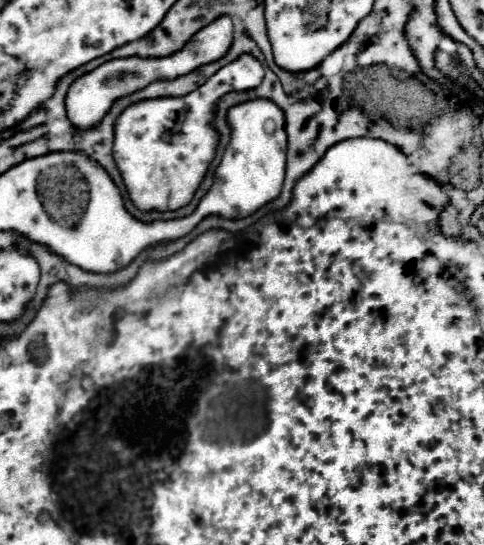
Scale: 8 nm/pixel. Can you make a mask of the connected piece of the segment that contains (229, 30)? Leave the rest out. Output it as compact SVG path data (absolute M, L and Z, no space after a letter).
M220 16L218 20L214 20L214 24L208 24L206 28L196 32L192 36L192 40L186 44L186 48L182 48L182 52L176 52L176 54L166 56L166 58L130 56L130 58L110 60L110 62L98 66L96 70L92 70L92 72L80 76L78 80L74 80L74 84L70 86L70 90L66 94L68 120L78 130L90 130L90 128L100 124L100 120L108 114L108 110L112 108L112 104L118 98L124 98L124 96L140 90L140 88L146 88L148 84L152 84L156 80L174 80L178 76L194 72L196 68L200 68L204 64L220 60L230 50L232 38L234 38L232 18L230 16Z

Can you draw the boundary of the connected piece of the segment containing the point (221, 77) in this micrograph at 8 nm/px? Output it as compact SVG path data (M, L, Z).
M240 56L220 68L206 84L180 98L152 98L128 106L116 120L114 160L122 174L130 200L142 212L166 212L186 206L202 184L218 146L218 130L212 126L218 102L228 92L244 92L260 86L262 64L252 56Z

